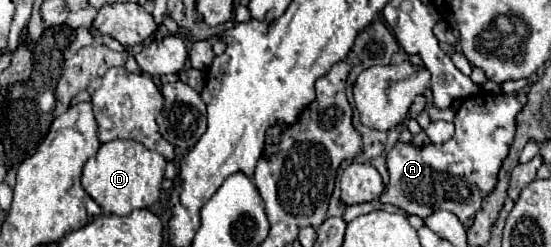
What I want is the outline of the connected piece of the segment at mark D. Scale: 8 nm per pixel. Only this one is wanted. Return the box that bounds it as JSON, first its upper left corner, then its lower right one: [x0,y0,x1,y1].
[81,140,167,216]

